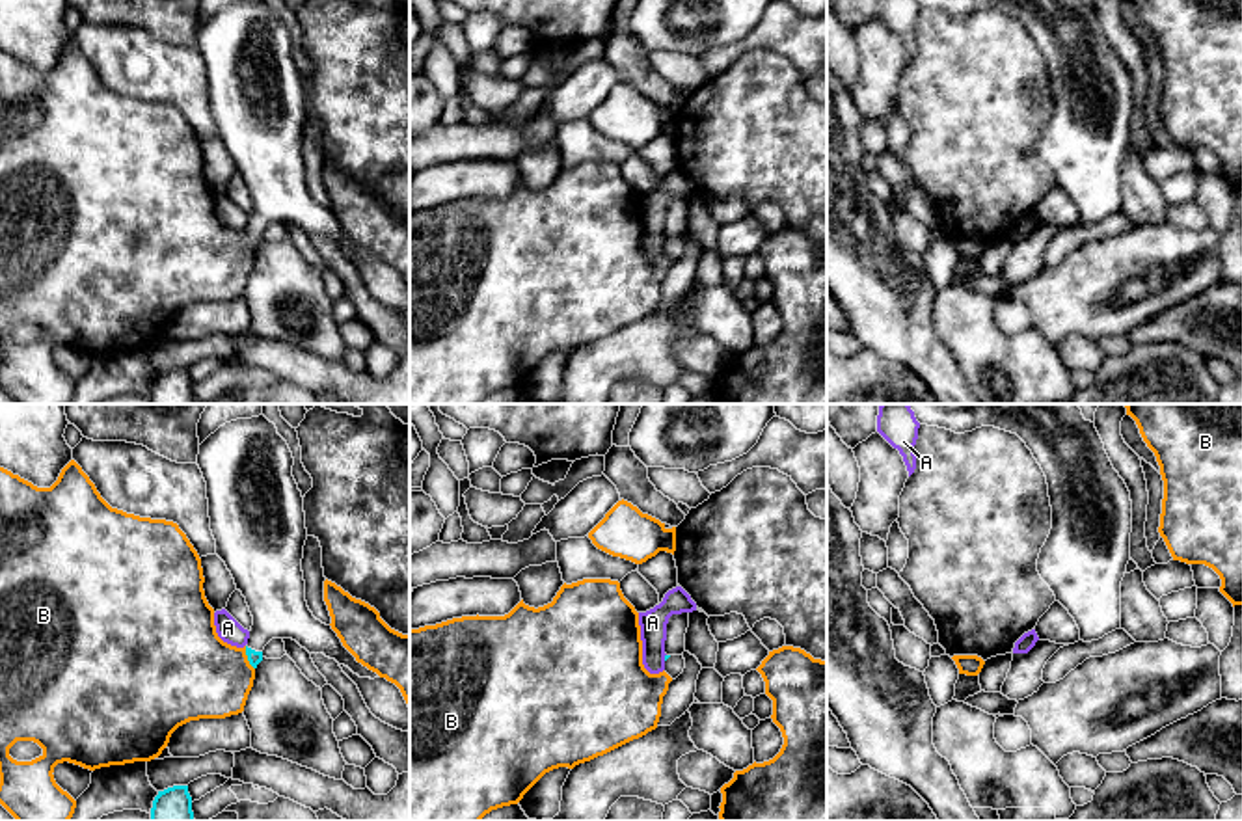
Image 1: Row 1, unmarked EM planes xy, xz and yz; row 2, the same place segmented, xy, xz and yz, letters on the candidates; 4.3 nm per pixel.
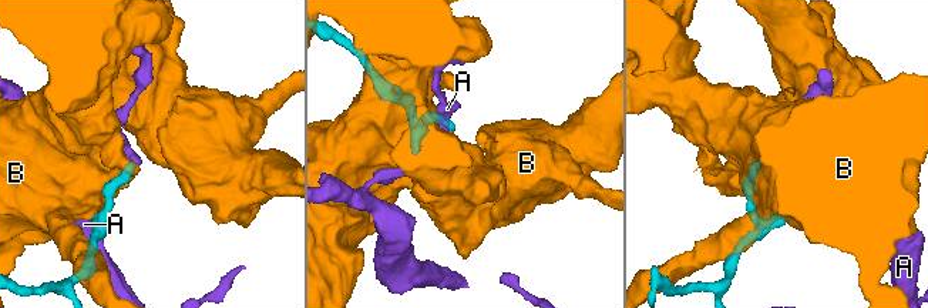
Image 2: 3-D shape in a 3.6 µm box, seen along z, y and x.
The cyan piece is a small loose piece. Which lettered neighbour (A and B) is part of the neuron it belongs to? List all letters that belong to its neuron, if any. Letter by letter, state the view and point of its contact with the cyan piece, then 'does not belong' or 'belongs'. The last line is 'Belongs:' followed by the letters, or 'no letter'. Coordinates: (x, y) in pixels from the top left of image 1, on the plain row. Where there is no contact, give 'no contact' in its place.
A: contact xz (665, 241); does not belong
B: contact xy (248, 241); does not belong
Belongs: no letter

